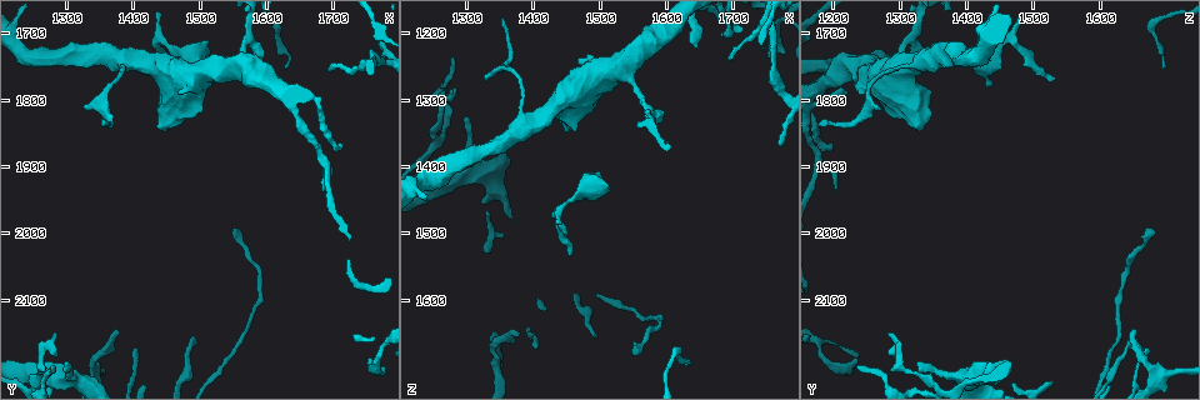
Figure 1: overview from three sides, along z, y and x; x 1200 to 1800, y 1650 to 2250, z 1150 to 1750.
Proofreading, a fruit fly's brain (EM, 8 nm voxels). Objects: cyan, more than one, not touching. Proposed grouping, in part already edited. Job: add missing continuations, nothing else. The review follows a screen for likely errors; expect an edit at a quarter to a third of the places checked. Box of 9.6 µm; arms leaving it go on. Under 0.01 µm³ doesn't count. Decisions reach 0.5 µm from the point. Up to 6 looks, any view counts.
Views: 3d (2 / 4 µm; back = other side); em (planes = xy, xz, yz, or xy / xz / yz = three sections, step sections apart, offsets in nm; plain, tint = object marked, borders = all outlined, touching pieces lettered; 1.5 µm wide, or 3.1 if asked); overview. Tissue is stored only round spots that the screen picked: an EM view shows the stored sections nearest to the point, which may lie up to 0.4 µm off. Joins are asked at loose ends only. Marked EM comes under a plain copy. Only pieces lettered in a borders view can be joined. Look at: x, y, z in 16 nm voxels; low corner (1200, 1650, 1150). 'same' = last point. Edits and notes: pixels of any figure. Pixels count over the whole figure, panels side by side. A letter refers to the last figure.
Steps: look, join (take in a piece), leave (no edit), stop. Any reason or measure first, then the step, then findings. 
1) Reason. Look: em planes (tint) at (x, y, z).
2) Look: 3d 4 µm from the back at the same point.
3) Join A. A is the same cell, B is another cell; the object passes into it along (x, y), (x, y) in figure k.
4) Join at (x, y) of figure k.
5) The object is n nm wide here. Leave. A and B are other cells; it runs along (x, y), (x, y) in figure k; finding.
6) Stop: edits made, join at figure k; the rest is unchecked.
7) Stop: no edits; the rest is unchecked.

Free end. Look: 3d 2 µm from the back at (1630, 1750, 1700).

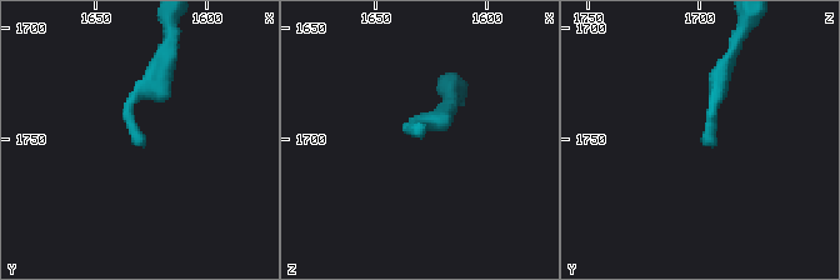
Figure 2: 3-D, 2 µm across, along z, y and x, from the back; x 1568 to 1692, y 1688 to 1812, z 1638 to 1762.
Now the EM. Look: em xz step 8 (tint) at (1627, 1751, 1697).

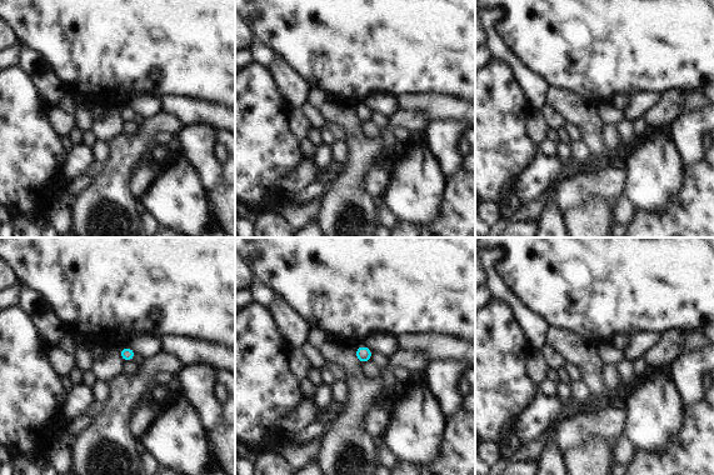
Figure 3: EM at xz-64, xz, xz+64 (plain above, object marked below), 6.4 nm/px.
Cut it another way. Look: em planes (borders) at the same point.

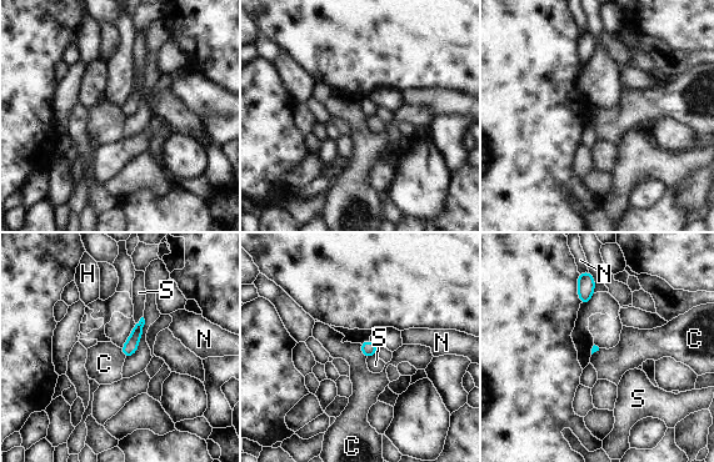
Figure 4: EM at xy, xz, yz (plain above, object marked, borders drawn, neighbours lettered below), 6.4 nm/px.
Leave. C, H, N and S are other cells; none of them fits.

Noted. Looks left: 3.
Branch stops here. Look: em planes (borders) at (1750, 2190, 1235).

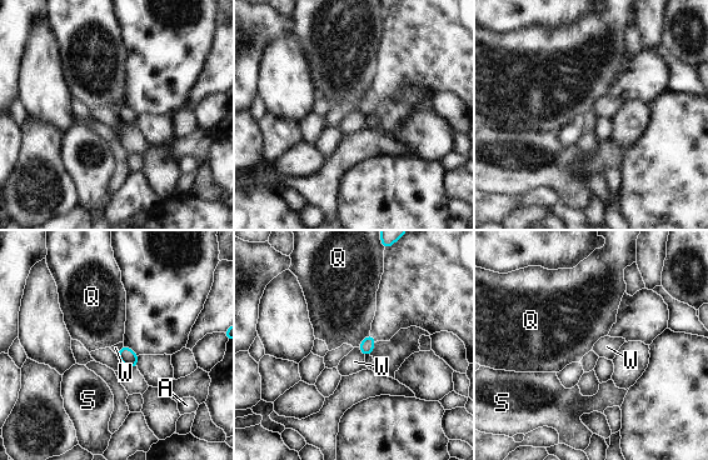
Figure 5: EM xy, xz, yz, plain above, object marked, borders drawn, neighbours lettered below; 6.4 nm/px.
Leave. A, Q, S and W are other cells; a border runs along (358, 348), (364, 356) in figure 5; no lettered piece goes on from it.

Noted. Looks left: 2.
Thin end. Look: em planes (borders) at (1455, 1765, 1535).

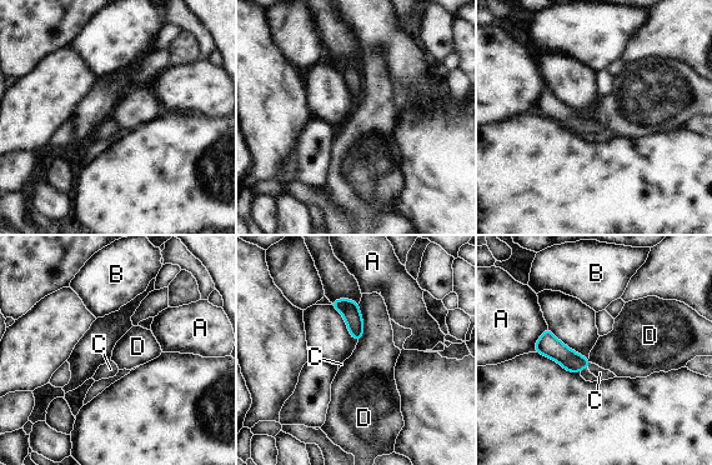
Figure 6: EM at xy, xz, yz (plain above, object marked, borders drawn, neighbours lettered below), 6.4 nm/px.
The longest contact is with D, 260 nm. Join at (600, 373) of figure 6. C is the same cell, A, B and D are other cells; the object passes into it along (570, 360), (588, 365), (600, 373) in figure 6; it goes on there.

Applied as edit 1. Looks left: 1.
Stop: edits made, join at figure 6; the rest is unchecked.

